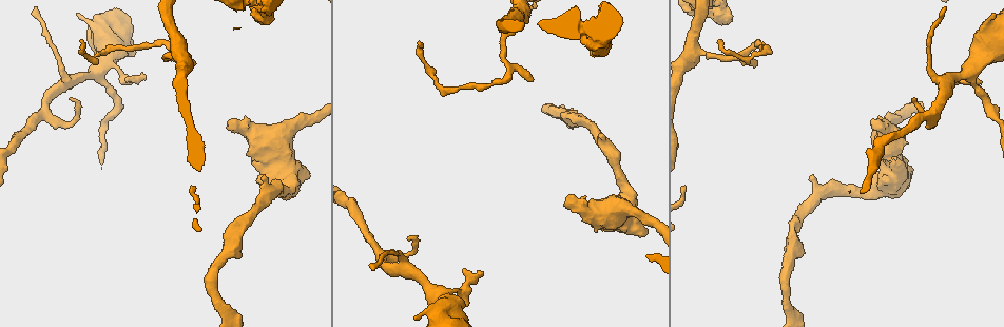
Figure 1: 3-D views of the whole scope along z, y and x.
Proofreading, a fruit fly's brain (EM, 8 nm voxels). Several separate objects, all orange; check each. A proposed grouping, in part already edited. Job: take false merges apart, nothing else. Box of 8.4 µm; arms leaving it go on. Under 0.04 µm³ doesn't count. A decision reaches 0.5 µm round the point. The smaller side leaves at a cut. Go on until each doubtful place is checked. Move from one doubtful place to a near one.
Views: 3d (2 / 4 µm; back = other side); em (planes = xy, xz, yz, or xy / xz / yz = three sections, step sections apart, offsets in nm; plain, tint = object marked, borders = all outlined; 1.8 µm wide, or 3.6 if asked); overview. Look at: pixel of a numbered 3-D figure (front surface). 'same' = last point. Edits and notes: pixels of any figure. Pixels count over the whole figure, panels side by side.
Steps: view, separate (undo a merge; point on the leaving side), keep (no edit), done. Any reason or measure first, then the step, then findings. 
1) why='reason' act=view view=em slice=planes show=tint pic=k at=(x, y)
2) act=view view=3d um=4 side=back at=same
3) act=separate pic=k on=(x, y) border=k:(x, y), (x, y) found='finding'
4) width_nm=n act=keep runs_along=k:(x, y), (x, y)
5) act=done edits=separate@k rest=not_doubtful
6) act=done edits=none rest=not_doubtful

act=view view=3d um=2 pic=1 at=(516, 15)

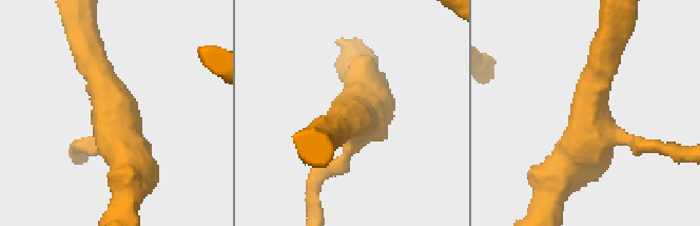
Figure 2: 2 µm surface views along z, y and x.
arms=3 act=view view=em slice=xy step=16 show=tint pic=2 at=(595, 138)

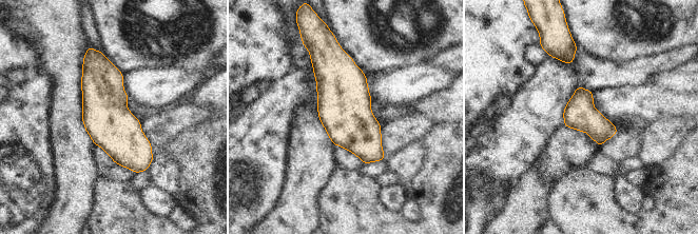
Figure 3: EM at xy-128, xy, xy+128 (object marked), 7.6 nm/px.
why='cut it another way' act=view view=em slice=planes show=tint at=same

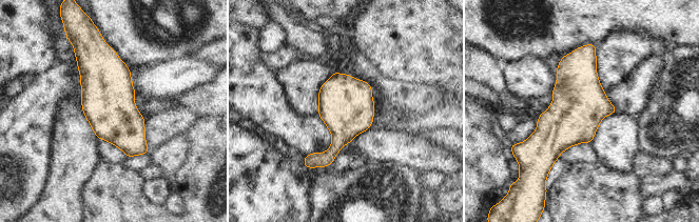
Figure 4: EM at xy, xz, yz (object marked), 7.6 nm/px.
width_nm=400 act=keep found='continuous, no second cell'

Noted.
why='abrupt turn' act=view view=3d um=2 pic=1 at=(512, 68)

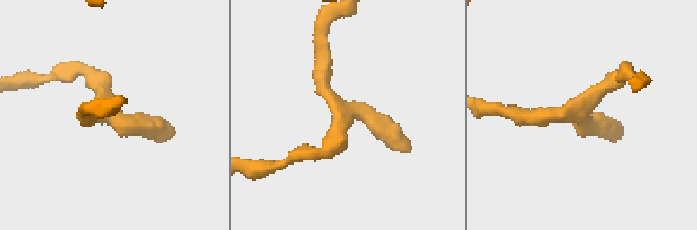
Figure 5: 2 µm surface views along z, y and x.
why='now the EM' act=view view=em slice=planes show=tint pic=5 at=(343, 111)

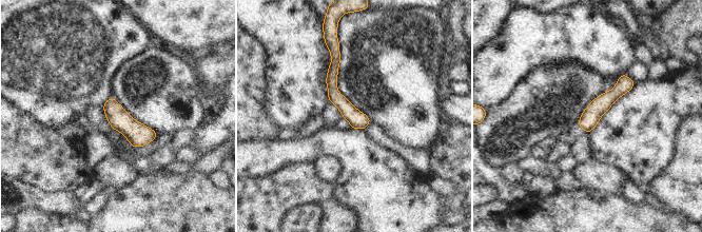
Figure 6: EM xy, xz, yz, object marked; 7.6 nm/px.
act=keep runs_along=6:(335, 57), (333, 95), (362, 127) found='all the same cell'

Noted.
why='small branch off a trunk' act=view view=3d um=4 pic=1 at=(435, 291)

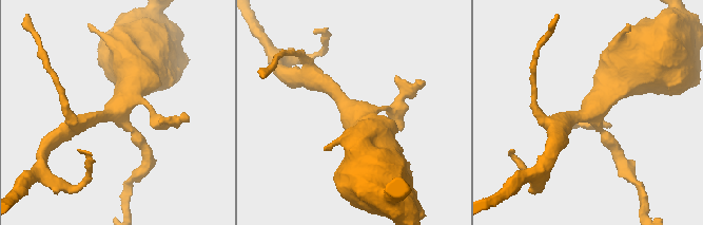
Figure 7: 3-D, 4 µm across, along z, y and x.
why='need the tissue' act=view view=em um=3.6 slice=planes show=tint pic=7 at=(351, 111)

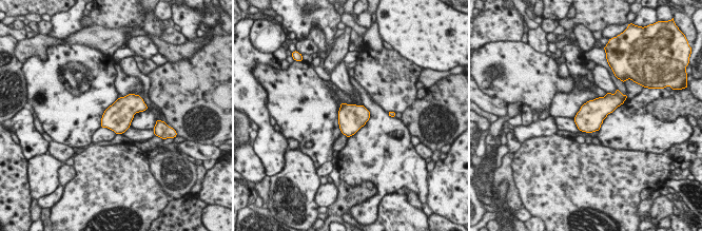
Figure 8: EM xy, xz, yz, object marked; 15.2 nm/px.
act=keep found='all the same cell'

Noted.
act=done edits=none rest=not_doubtful

